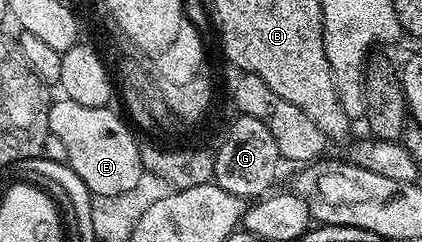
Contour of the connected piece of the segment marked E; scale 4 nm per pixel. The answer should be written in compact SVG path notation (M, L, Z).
M66 96L52 101L49 112L49 133L57 136L65 144L66 163L87 185L92 195L101 197L119 197L129 189L136 187L145 173L139 155L139 142L131 135L132 127L125 121L122 113L114 114L110 105L86 106L69 100Z

